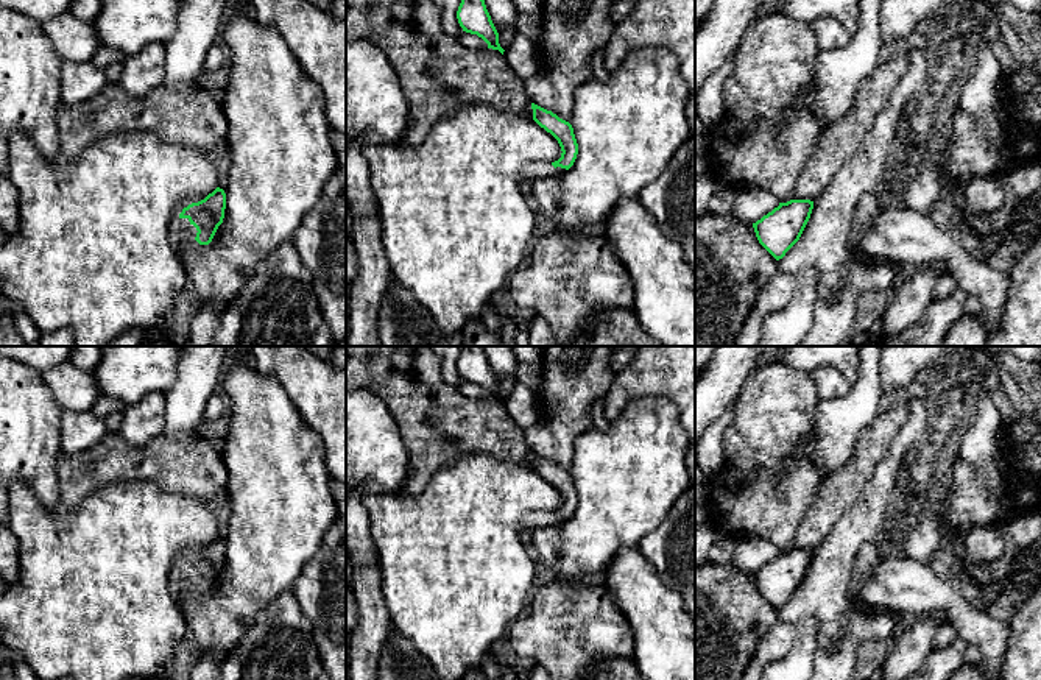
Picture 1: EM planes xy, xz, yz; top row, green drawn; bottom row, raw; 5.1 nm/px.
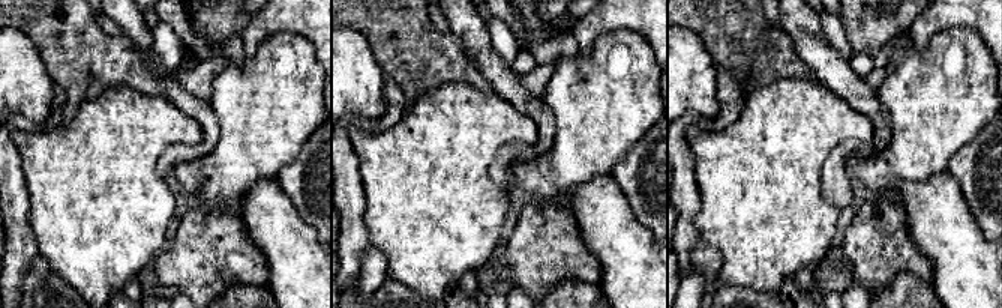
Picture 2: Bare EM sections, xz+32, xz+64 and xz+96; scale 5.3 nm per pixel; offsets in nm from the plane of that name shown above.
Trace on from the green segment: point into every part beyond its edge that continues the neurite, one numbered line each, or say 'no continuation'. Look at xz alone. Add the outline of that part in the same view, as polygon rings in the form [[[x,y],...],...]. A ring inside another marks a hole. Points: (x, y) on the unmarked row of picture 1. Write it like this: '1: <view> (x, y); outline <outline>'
1: xz (532, 520); outline [[[530,512],[520,521],[520,532],[530,533],[536,527],[547,527],[566,521],[566,518],[553,516],[552,512]]]

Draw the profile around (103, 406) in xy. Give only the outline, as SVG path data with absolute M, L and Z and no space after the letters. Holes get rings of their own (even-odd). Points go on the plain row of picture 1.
M100 395L95 404L90 407L90 412L98 418L104 420L111 413L123 413L128 406L122 399L114 399L104 395Z

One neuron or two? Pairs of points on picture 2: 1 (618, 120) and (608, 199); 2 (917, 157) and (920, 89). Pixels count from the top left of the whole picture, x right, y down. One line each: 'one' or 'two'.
1: two
2: one

